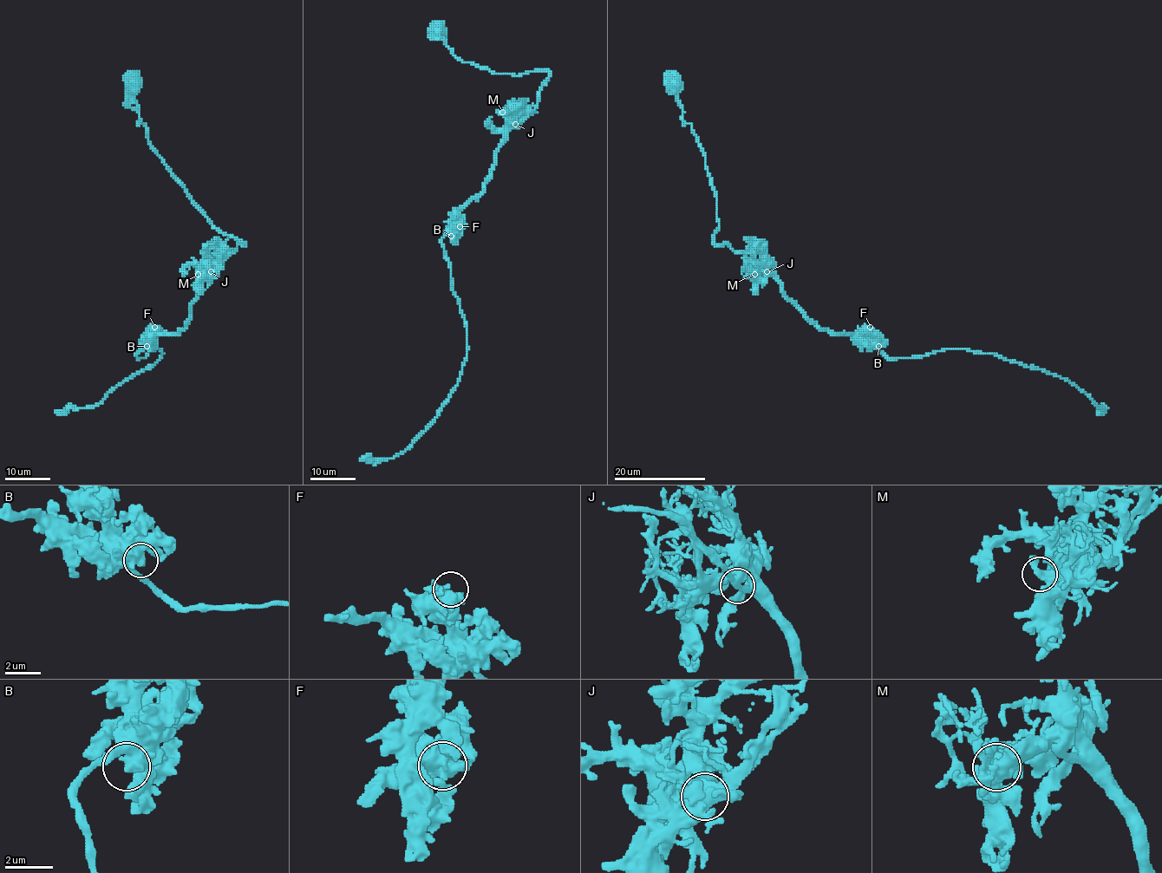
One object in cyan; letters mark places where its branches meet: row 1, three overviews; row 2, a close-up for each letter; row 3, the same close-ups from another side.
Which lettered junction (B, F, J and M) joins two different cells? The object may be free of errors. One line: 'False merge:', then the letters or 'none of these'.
False merge: none of these

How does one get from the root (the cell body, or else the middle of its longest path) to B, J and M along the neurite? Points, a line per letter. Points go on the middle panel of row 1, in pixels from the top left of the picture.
B: (438, 29), (460, 61), (492, 73), (551, 73), (537, 106), (507, 130), (486, 187), (460, 211), (451, 236)
J: (438, 29), (436, 25), (438, 33), (460, 61), (492, 73), (551, 73), (538, 91), (537, 106), (515, 124)
M: (438, 29), (436, 25), (438, 33), (460, 61), (492, 73), (551, 73), (532, 111), (520, 114), (502, 112)

